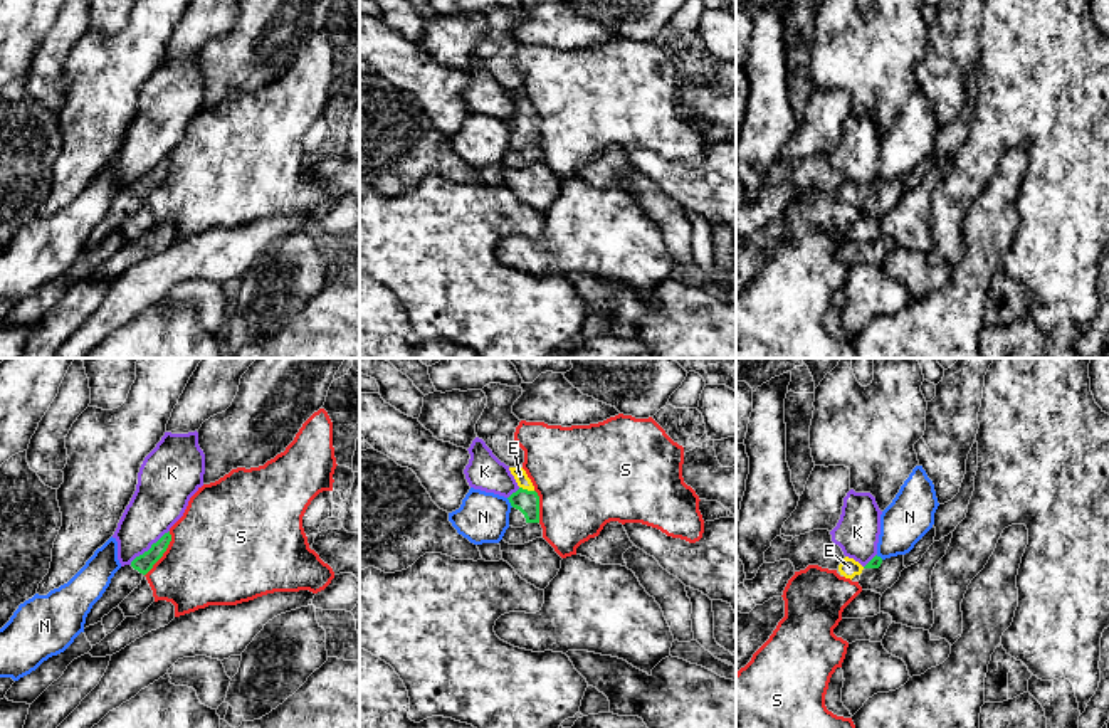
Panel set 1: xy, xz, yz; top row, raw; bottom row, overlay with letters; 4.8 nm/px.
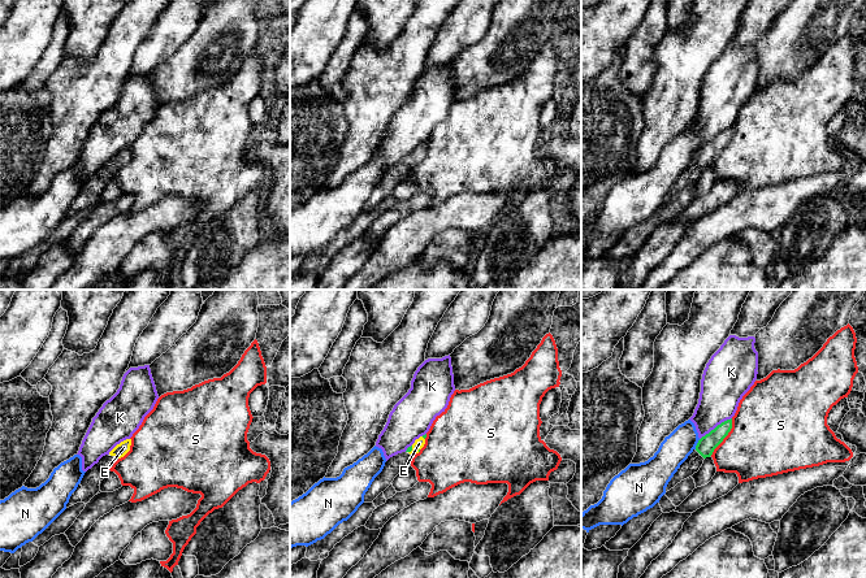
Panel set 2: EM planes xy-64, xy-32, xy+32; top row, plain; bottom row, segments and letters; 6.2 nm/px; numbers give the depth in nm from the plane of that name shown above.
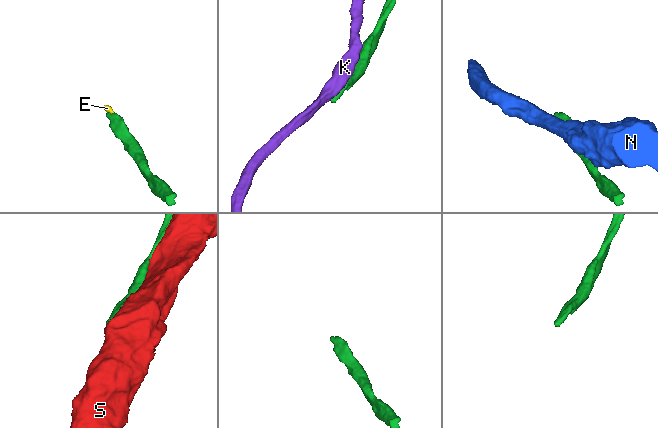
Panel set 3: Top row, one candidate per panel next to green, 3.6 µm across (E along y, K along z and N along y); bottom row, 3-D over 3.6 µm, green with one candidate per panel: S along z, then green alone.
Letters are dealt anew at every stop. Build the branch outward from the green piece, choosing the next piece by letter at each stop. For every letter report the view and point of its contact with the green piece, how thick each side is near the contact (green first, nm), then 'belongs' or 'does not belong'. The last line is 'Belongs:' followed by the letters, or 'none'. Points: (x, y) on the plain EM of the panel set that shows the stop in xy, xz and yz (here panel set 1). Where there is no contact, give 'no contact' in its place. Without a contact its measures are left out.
E: xz (526, 113) | 110/70 nm | belongs
K: xy (150, 172) | 90/260 nm | does not belong
N: xz (509, 125) | 110/240 nm | does not belong
S: xy (163, 175) | 90/460 nm | does not belong
Belongs: E

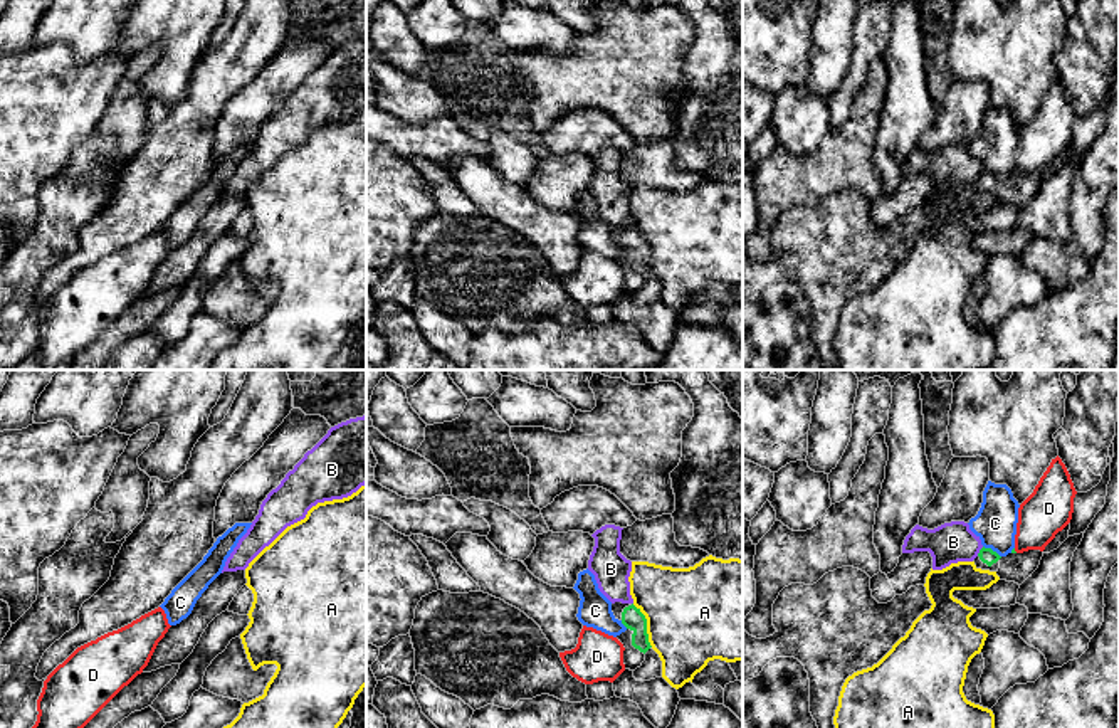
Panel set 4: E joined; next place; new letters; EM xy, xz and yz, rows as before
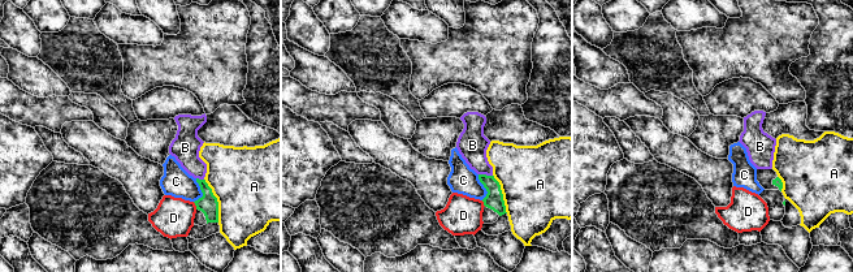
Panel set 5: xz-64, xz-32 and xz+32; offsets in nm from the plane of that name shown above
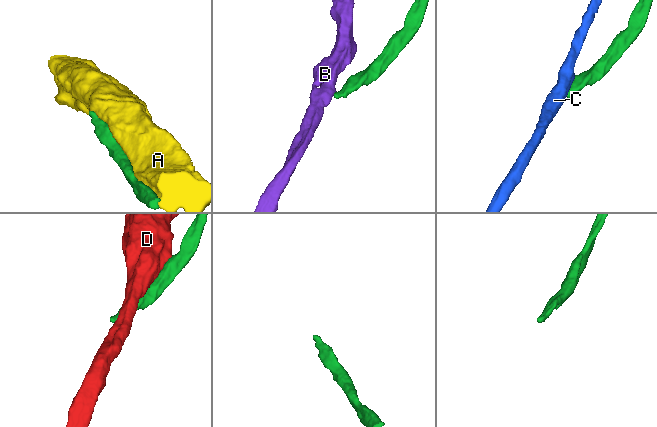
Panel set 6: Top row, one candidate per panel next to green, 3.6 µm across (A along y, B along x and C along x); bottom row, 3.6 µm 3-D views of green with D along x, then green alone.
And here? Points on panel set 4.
A: xz (646, 249) | 100/460 nm | does not belong
B: yz (980, 175) | 80/190 nm | does not belong
C: yz (990, 172) | 80/200 nm | does not belong
D: yz (1013, 174) | 20/220 nm | does not belong
Belongs: none

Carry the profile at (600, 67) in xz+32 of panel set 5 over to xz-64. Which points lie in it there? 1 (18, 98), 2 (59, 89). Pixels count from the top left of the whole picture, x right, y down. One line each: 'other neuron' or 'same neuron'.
1: other neuron
2: same neuron

